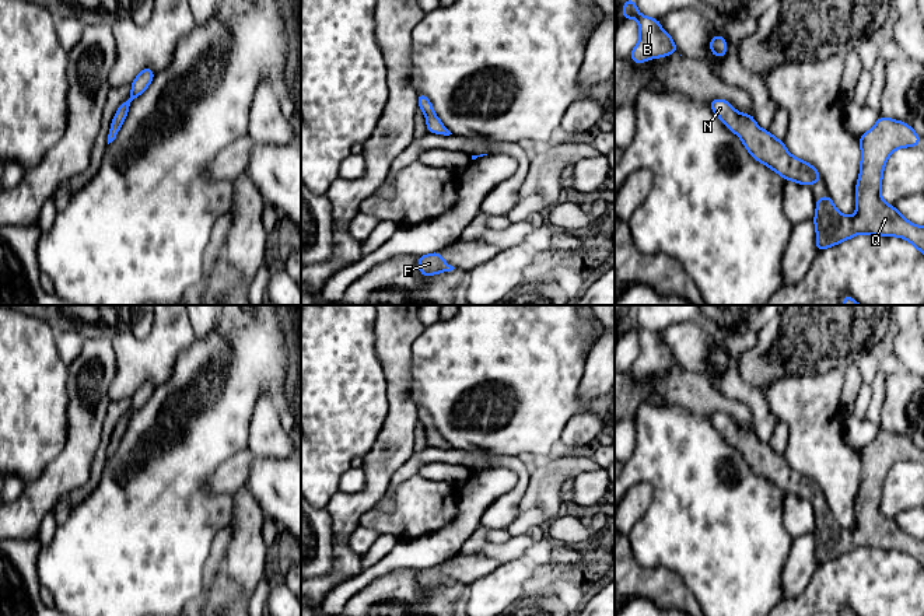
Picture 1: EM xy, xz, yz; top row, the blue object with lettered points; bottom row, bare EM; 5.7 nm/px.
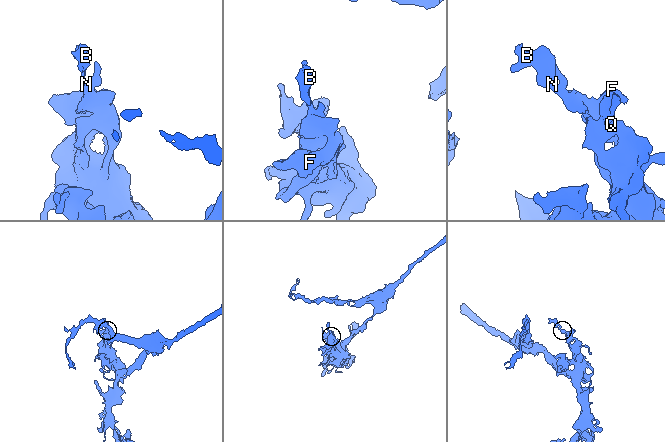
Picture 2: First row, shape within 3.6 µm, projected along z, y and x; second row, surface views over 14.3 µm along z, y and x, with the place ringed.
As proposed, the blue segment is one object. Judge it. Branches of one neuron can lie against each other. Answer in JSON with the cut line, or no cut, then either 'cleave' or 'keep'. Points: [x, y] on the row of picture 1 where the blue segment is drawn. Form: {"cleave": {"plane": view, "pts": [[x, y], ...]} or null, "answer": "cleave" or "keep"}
{"cleave": null, "answer": "keep"}

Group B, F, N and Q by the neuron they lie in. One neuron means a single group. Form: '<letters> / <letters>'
B F N Q

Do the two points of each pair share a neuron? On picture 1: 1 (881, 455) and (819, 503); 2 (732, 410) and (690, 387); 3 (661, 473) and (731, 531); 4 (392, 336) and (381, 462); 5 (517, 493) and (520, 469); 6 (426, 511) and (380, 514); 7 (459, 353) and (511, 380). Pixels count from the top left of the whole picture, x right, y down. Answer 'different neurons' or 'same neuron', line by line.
1: same neuron
2: same neuron
3: same neuron
4: same neuron
5: same neuron
6: same neuron
7: same neuron

